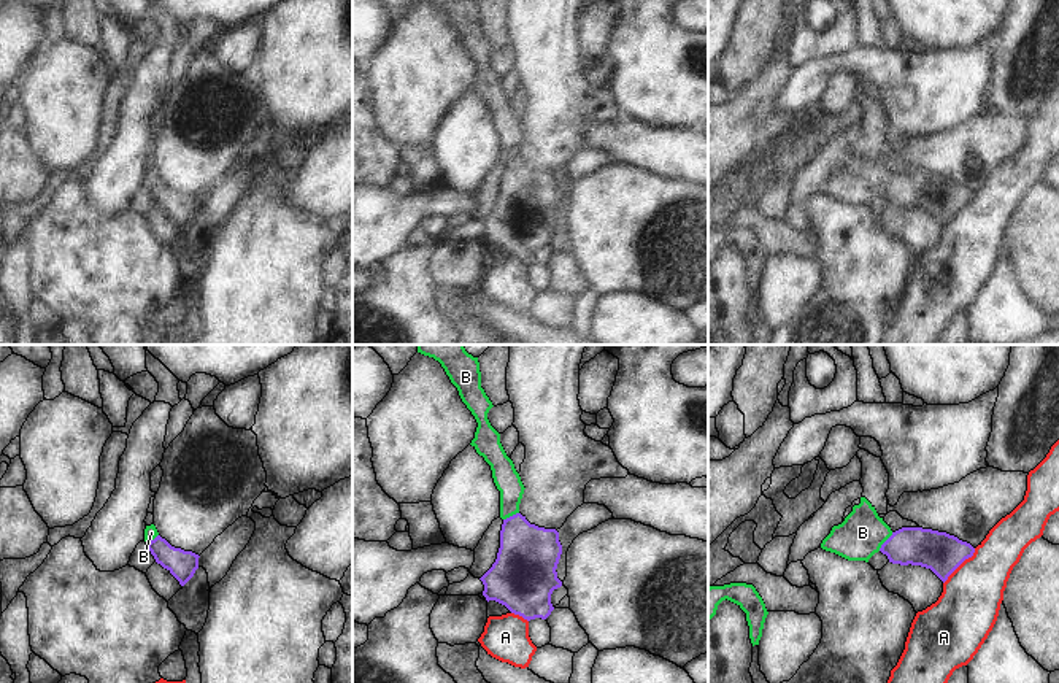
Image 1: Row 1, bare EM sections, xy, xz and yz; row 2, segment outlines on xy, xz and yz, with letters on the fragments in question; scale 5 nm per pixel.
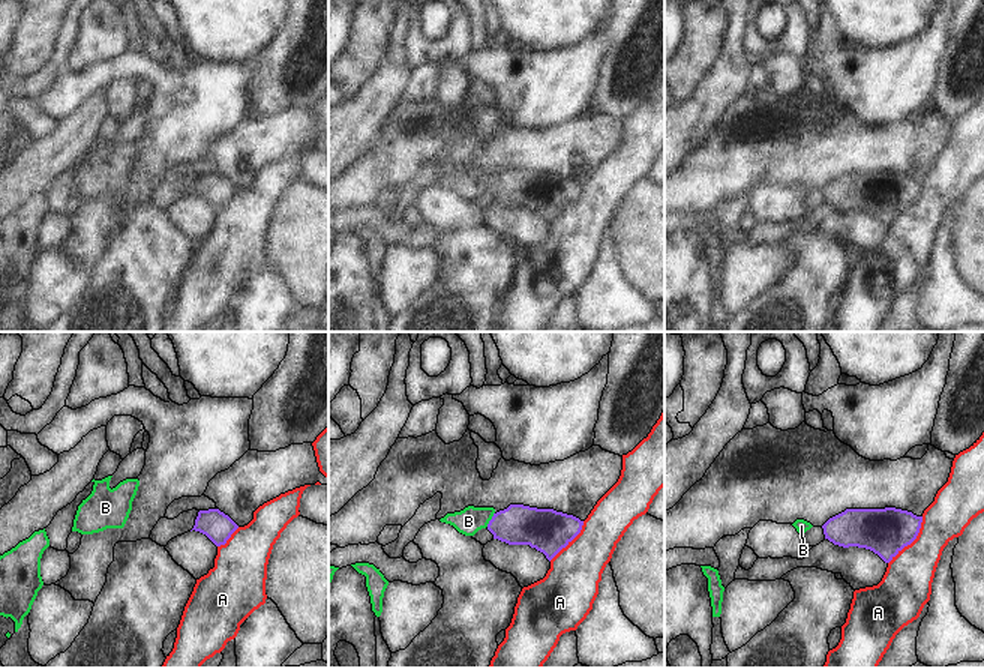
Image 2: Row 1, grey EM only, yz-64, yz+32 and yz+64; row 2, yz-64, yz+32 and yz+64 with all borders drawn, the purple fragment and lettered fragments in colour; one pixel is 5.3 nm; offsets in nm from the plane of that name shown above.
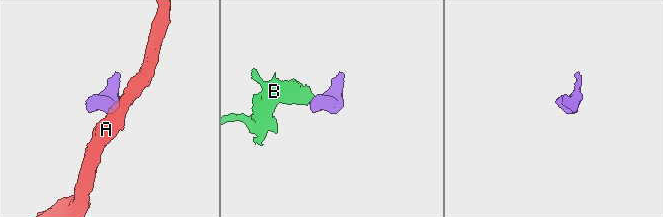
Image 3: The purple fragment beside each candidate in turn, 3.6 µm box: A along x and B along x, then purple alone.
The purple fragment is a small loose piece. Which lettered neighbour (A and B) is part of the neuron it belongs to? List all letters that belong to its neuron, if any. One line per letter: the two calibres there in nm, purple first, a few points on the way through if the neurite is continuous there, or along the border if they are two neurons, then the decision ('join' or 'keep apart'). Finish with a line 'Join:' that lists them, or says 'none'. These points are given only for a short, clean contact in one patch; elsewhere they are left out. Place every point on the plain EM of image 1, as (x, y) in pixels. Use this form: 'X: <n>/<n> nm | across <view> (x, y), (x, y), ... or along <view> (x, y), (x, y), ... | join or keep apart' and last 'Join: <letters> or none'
A: 200/320 nm | along yz (975, 192), (943, 227) | keep apart
B: 190/240 nm | across yz (929, 192), (885, 186), (877, 180), (862, 177) | join
Join: B

